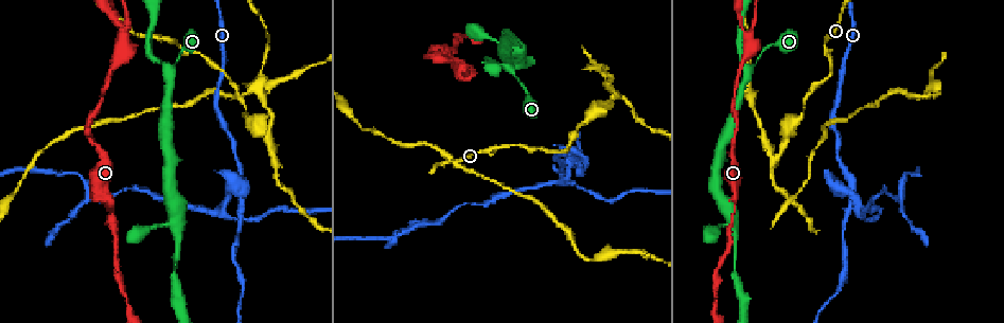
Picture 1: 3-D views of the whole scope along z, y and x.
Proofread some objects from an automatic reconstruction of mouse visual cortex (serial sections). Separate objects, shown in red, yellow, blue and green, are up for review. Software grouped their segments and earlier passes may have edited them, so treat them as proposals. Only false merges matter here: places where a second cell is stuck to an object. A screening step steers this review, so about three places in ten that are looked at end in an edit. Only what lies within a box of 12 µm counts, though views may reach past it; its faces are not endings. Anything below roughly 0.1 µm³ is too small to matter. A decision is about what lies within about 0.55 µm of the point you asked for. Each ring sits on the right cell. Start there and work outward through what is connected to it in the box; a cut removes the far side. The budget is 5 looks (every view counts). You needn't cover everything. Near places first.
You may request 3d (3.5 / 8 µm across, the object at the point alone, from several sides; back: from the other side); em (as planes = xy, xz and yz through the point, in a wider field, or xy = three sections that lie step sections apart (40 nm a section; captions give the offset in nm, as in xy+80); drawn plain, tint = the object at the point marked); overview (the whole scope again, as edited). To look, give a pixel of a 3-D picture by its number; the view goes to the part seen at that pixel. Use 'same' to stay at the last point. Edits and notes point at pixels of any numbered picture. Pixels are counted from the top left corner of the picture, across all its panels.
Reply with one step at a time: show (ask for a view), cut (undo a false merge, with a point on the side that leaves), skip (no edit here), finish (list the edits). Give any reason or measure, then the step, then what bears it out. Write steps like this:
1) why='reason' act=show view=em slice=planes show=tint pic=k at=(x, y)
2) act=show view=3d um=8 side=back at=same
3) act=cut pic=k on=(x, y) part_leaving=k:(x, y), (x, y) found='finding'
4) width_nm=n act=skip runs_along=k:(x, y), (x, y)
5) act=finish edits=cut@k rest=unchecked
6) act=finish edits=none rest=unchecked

why='narrows sharply' act=show view=3d um=3.5 pic=1 at=(459, 67)

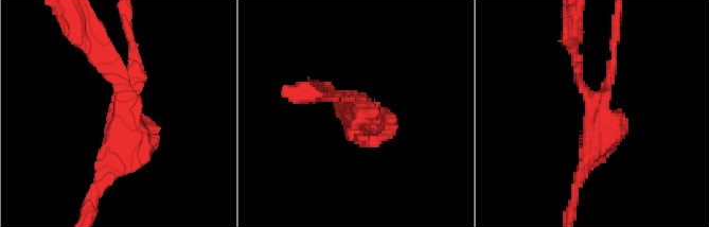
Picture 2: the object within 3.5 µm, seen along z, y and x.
act=skip runs_along=2:(106, 168), (122, 92), (89, 50) found='all the same cell'

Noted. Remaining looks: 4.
why='three-way junction' act=show view=3d um=3.5 pic=1 at=(243, 192)

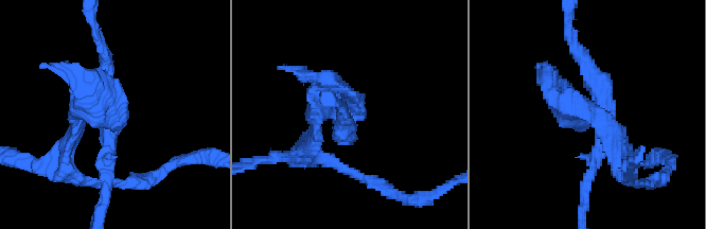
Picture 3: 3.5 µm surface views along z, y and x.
why='need the tissue' act=show view=em slice=xy step=2 show=tint pic=3 at=(107, 115)

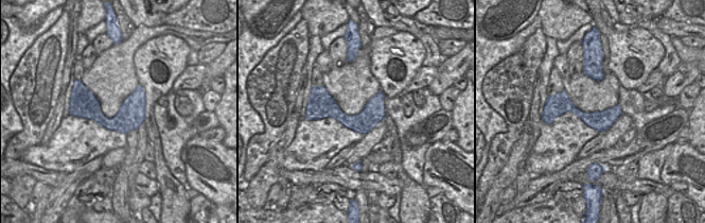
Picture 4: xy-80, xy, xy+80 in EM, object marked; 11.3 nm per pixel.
act=cut pic=3 on=(577, 111) part_leaving=3:(589, 117), (625, 156) found='a second cell is stuck on'

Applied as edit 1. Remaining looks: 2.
act=finish edits=cut@3 rest=unchecked

